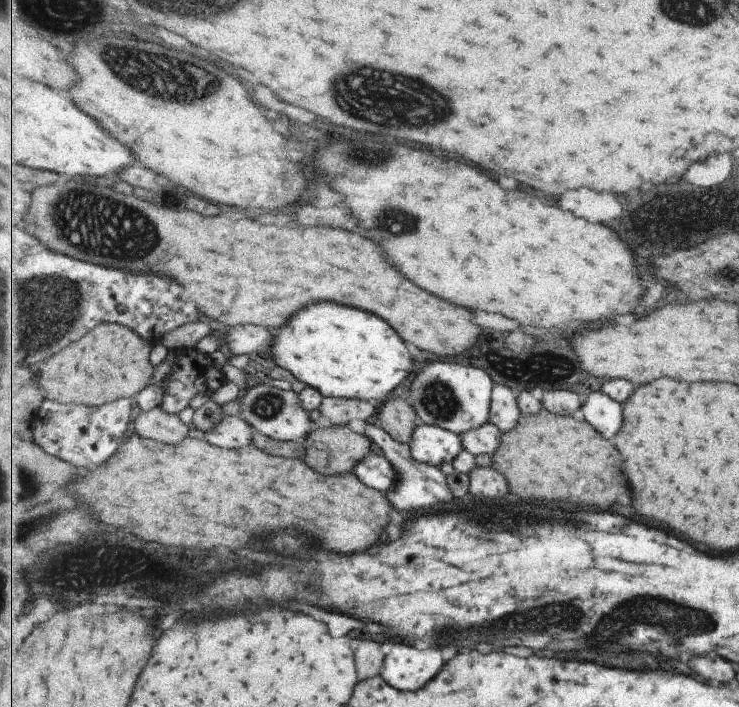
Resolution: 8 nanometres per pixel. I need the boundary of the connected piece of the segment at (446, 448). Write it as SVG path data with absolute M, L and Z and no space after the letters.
M423 422L417 426L409 446L416 462L439 469L447 462L452 463L461 454L461 450L464 450L461 436Z

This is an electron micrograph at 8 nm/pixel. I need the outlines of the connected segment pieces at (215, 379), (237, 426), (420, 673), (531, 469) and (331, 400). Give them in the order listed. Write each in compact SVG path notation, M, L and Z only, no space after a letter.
M194 347L178 349L175 353L176 359L171 365L171 370L162 380L162 385L160 385L163 389L161 408L164 412L171 415L177 415L181 410L185 410L195 396L209 396L215 390L219 390L221 386L225 386L227 382L225 374L221 371L222 367L211 356L208 356L207 353L203 353Z
M227 415L214 430L205 433L205 440L223 449L240 450L253 445L254 430L257 432L242 417Z
M397 642L393 650L387 650L383 678L401 690L425 688L445 666L445 658L439 648L417 650L409 644Z
M543 409L537 415L523 415L517 429L504 433L500 450L492 456L493 467L497 468L509 482L511 492L519 494L525 500L541 500L541 502L565 502L565 492L569 498L575 496L577 504L597 508L597 510L611 510L621 496L631 496L629 480L623 472L623 456L621 452L607 442L589 422L577 418L563 417Z
M325 397L320 413L329 419L332 425L346 425L353 420L367 422L379 412L379 405L362 399L345 399L344 397Z

